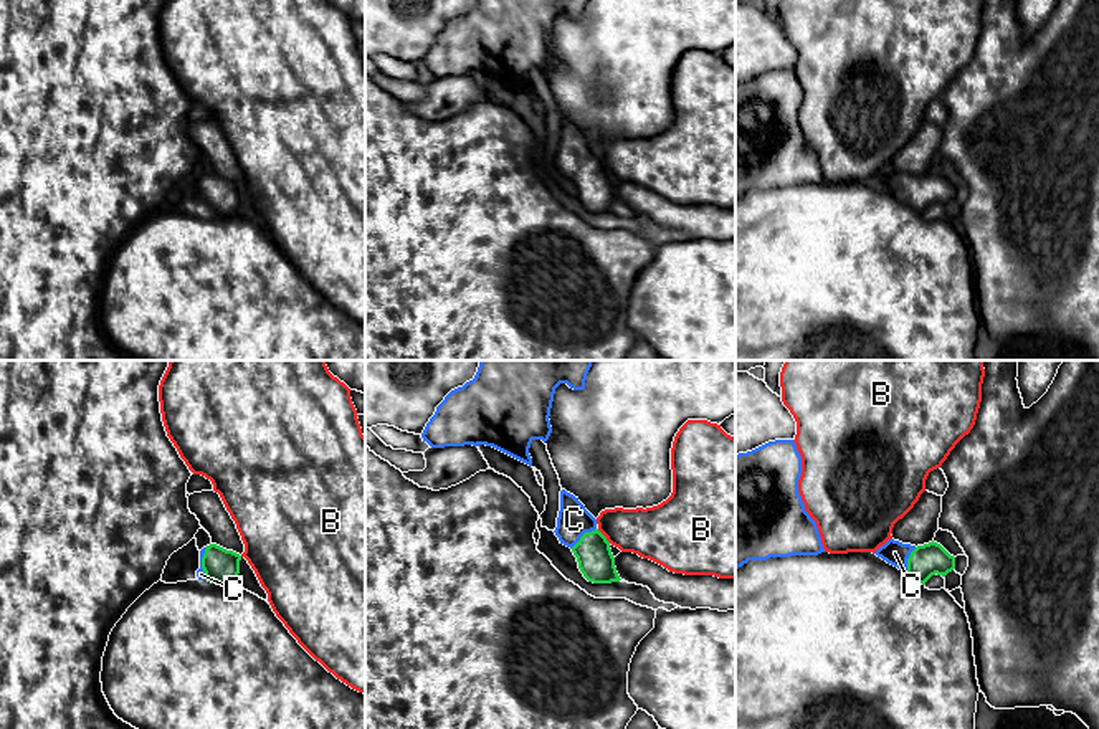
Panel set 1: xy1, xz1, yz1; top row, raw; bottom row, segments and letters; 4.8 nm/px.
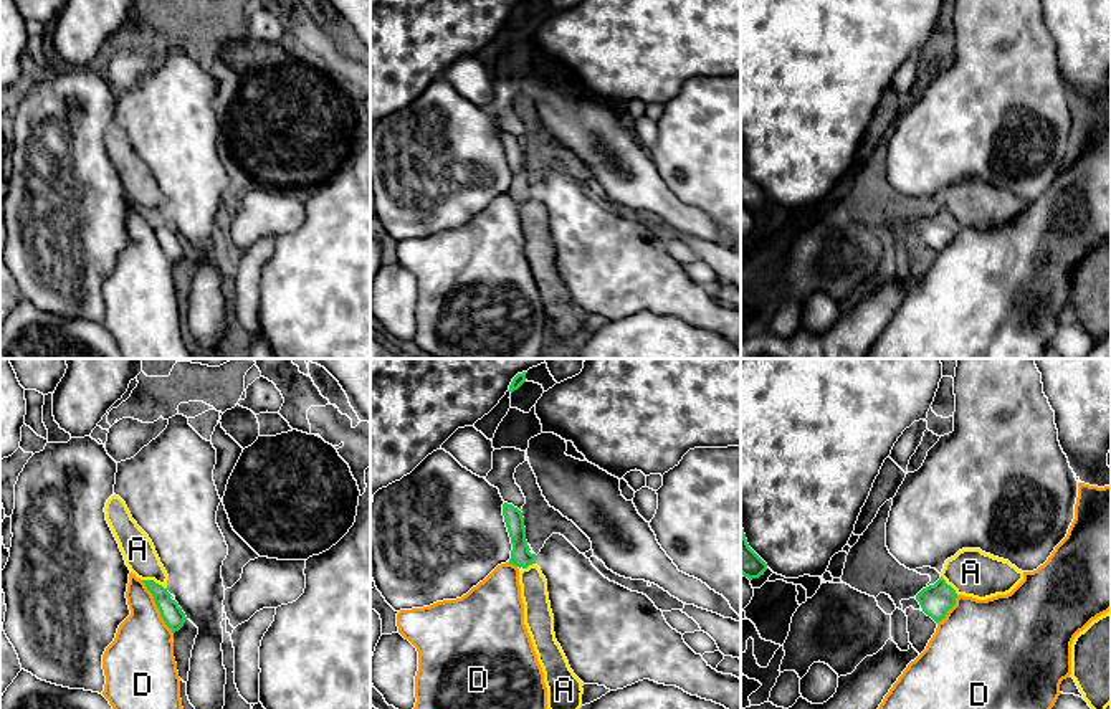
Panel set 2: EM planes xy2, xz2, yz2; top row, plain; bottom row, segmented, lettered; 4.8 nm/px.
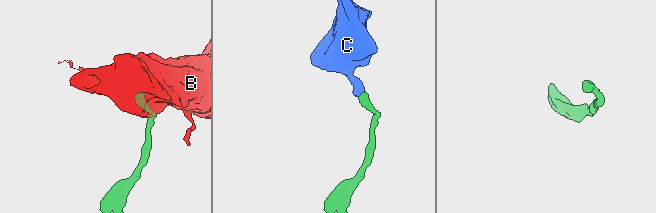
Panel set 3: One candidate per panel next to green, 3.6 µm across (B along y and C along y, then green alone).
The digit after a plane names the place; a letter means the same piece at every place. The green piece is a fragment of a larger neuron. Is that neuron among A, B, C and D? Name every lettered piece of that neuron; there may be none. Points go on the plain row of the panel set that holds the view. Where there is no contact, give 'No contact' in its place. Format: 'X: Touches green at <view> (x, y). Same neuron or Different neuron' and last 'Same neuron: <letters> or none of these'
A: Touches green at xy2 (152, 210). Different neuron
B: Touches green at xz1 (604, 166). Different neuron
C: Touches green at xz1 (582, 166). Same neuron
D: Touches green at xy2 (157, 237). Different neuron
Same neuron: C

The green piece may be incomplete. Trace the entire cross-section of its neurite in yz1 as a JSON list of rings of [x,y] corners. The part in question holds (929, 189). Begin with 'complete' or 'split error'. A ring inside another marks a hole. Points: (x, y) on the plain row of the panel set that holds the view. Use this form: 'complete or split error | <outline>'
split error | [[[889,169],[874,183],[899,200],[907,202],[922,215],[925,215],[932,205],[945,207],[955,198],[955,187],[934,170],[916,177]]]

